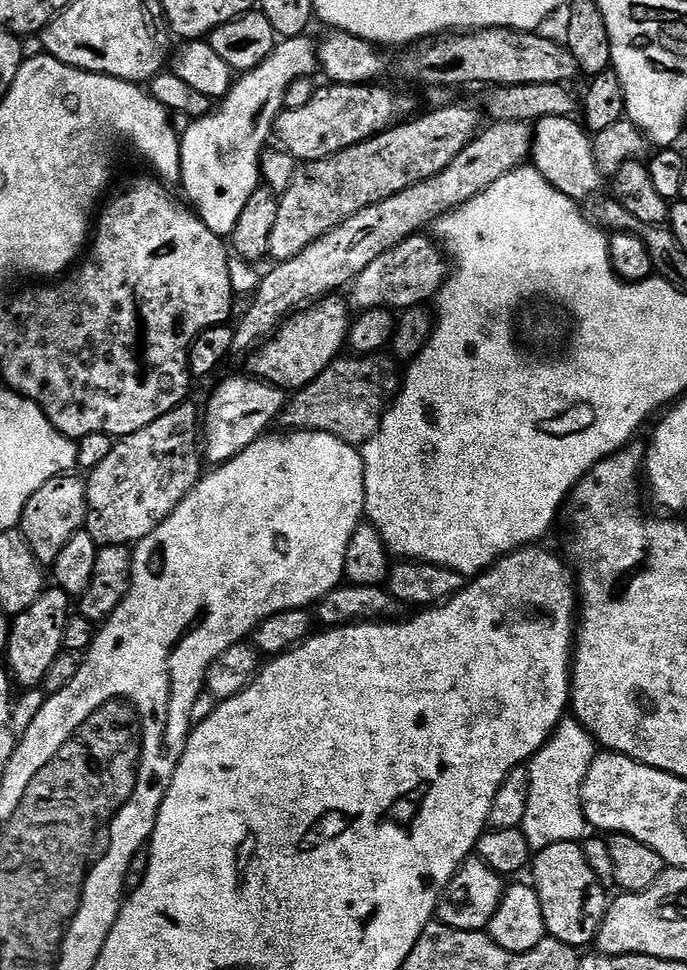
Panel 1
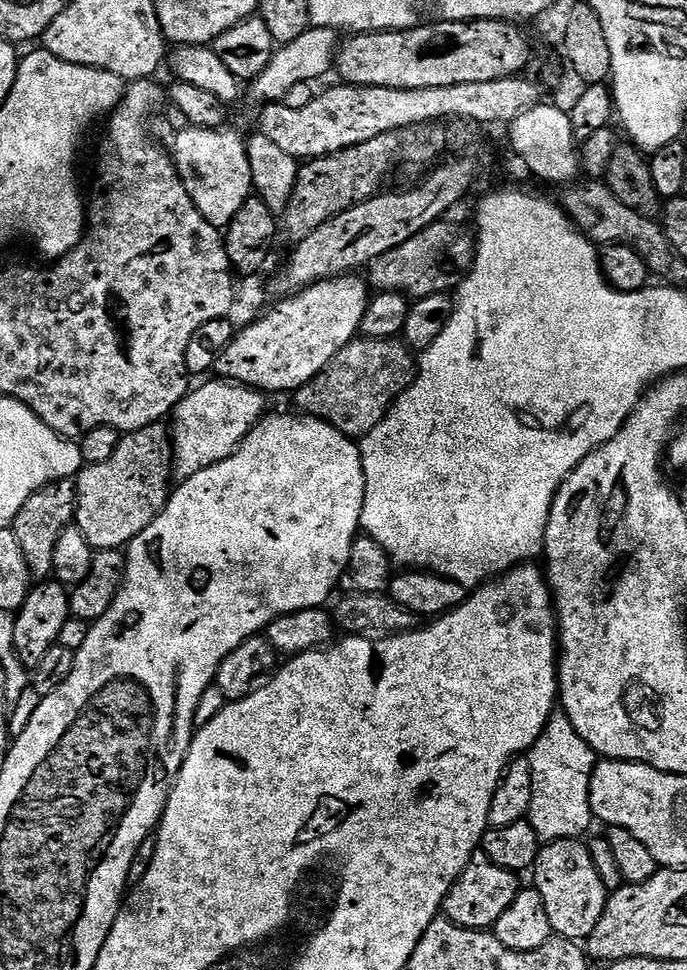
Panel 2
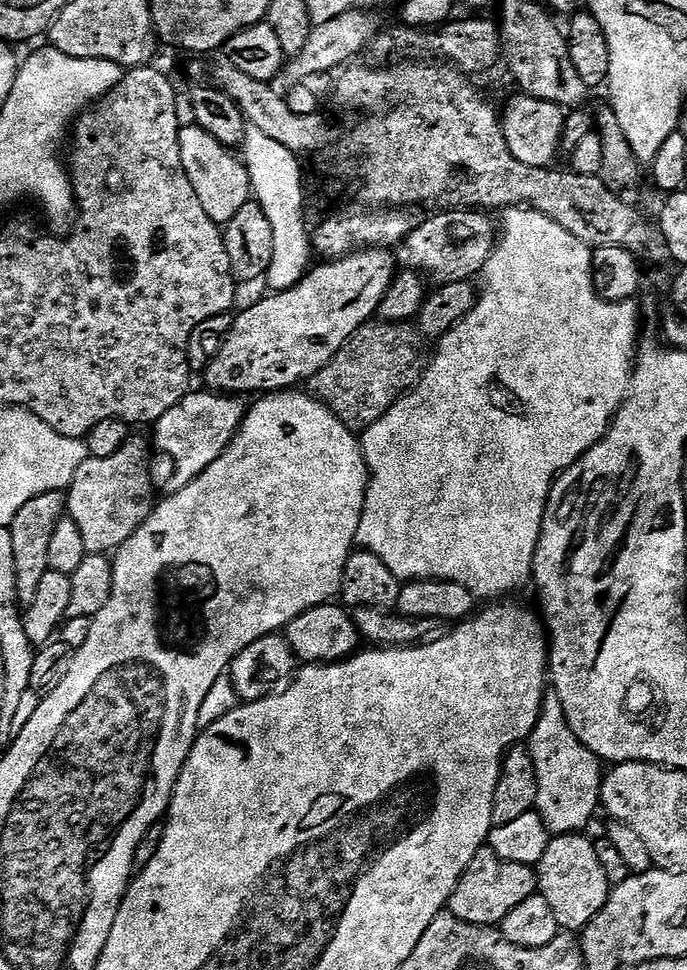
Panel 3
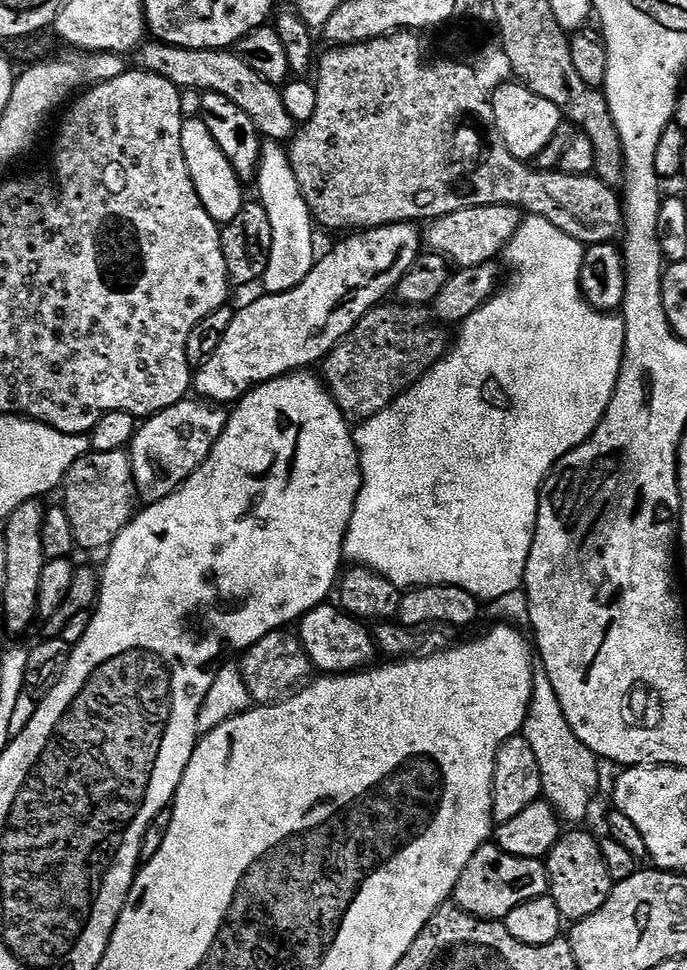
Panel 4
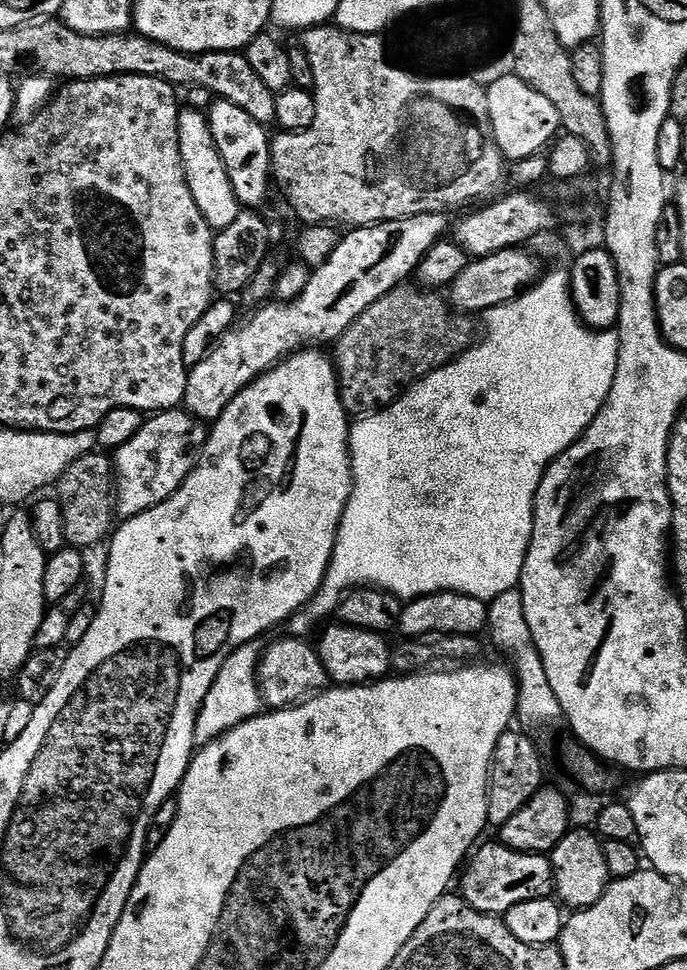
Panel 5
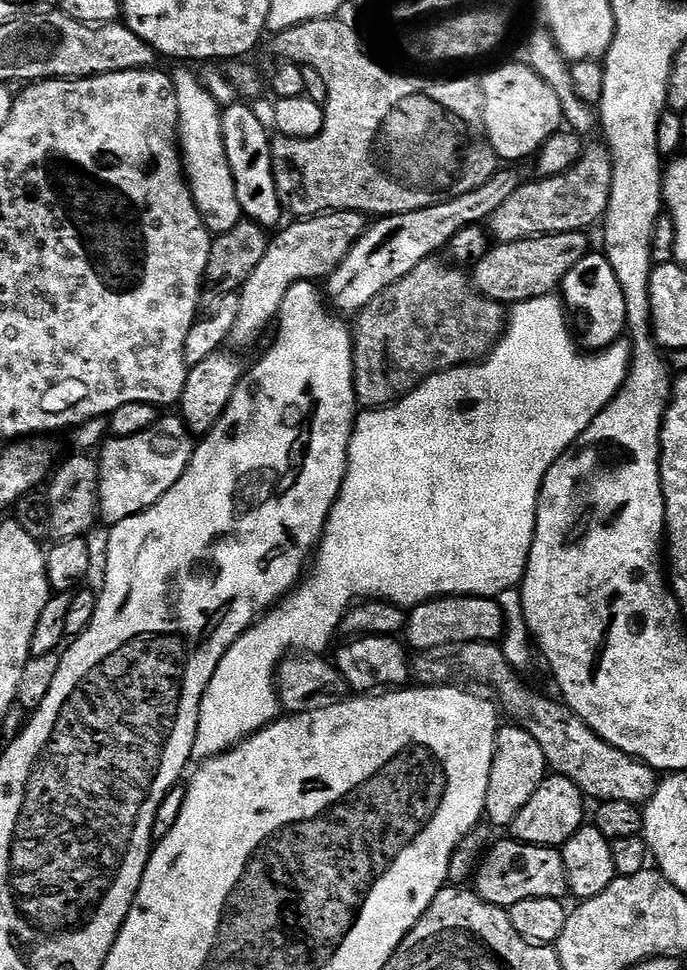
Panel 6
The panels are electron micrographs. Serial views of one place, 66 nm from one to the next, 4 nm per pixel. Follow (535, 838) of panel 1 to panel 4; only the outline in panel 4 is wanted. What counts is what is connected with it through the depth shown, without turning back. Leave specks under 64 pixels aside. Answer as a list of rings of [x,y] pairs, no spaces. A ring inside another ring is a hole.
[[[542,666],[533,667],[532,701],[526,714],[522,734],[538,758],[538,774],[542,774],[542,796],[552,805],[561,821],[584,820],[592,808],[592,799],[600,788],[601,761],[570,730],[566,714],[562,714],[562,702],[550,686],[550,678]]]

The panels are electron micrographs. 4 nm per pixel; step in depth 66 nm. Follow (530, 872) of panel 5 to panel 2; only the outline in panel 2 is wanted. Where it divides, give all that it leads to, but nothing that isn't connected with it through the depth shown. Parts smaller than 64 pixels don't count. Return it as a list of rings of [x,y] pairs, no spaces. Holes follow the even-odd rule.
[[[478,850],[470,858],[468,865],[462,870],[462,874],[450,886],[450,890],[444,899],[442,909],[443,919],[454,922],[463,928],[491,929],[506,914],[510,902],[520,892],[522,887],[521,877],[517,873],[506,870],[502,866],[494,866],[488,855]]]

